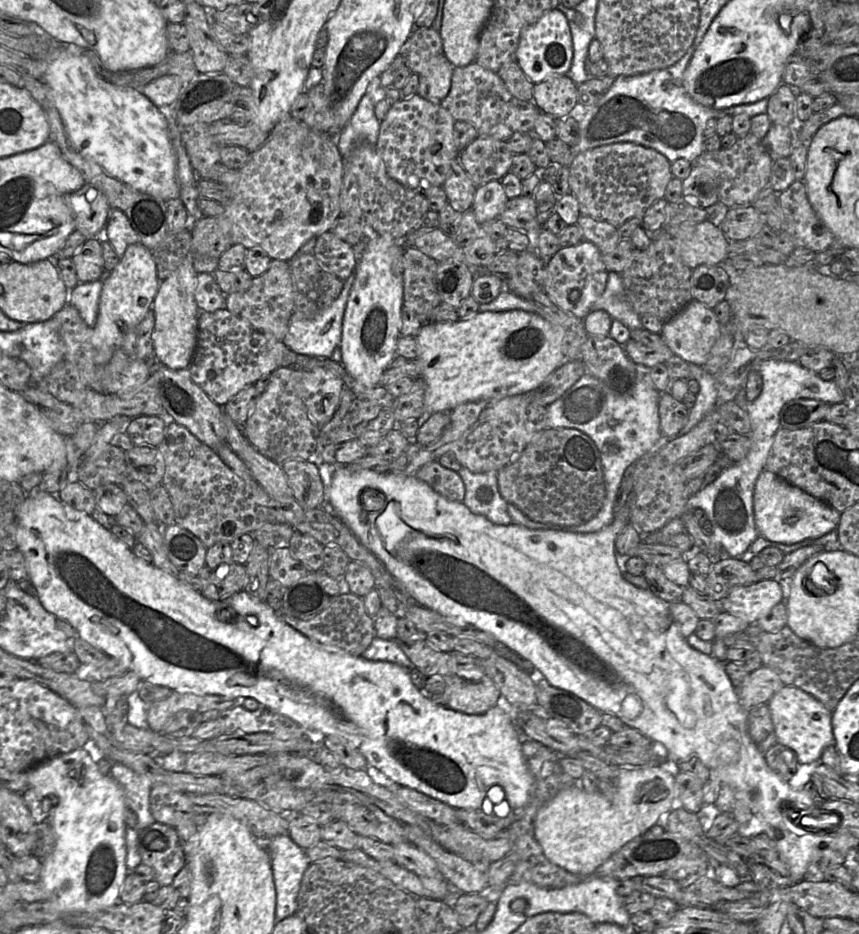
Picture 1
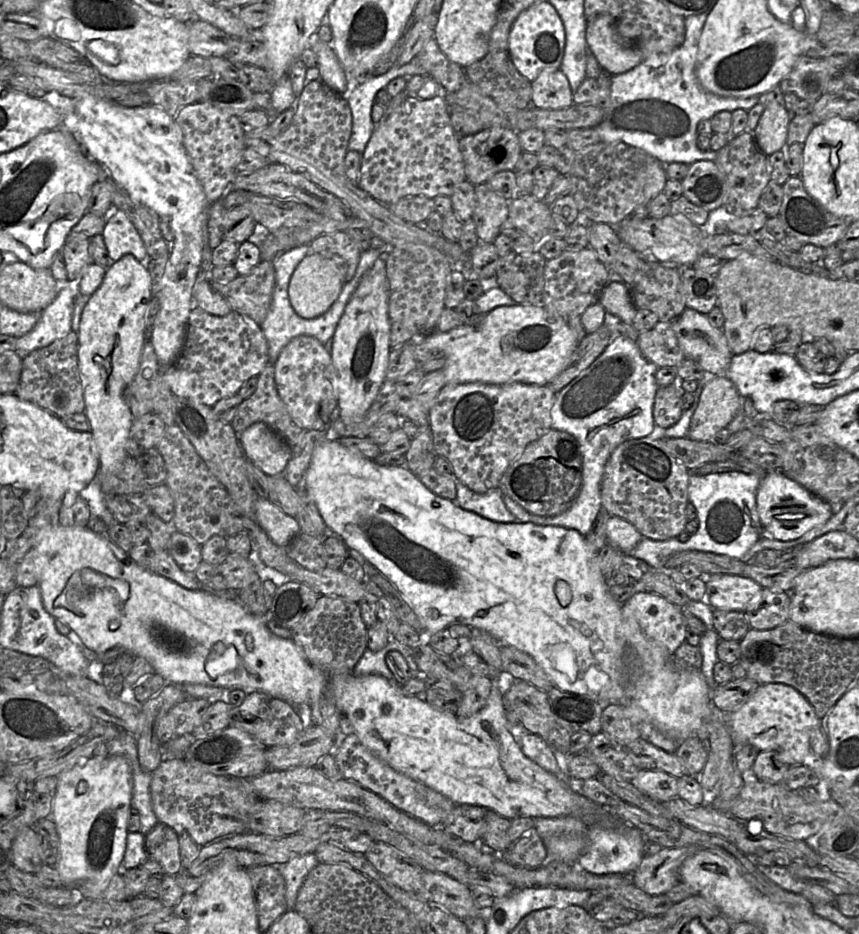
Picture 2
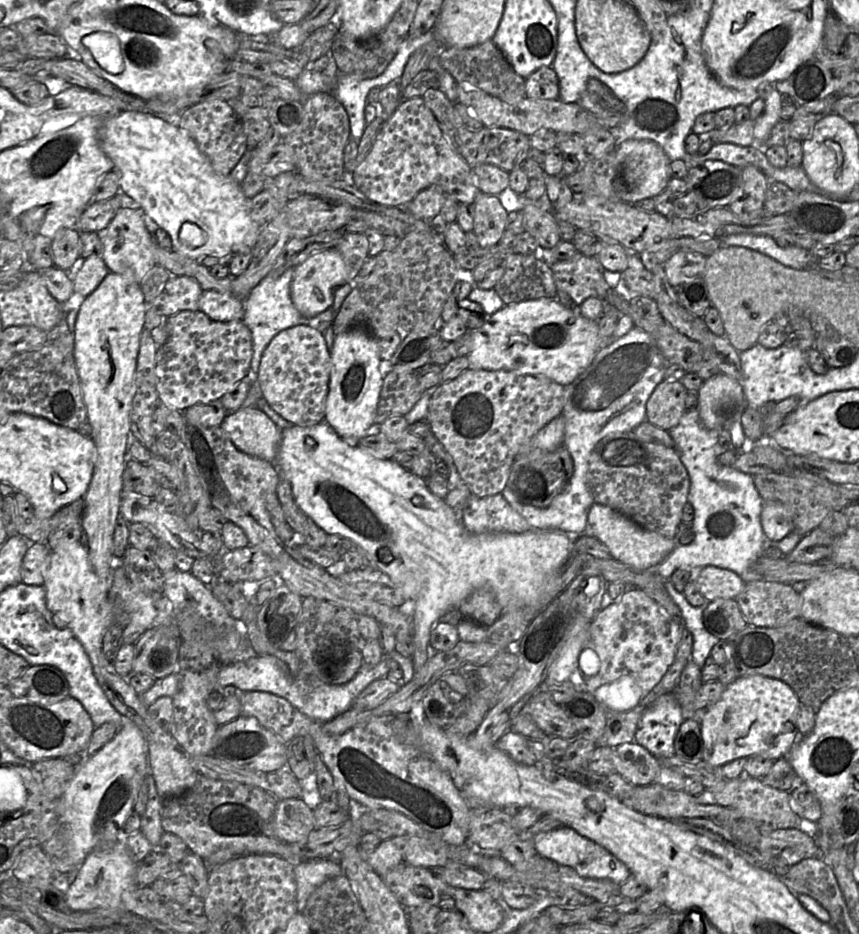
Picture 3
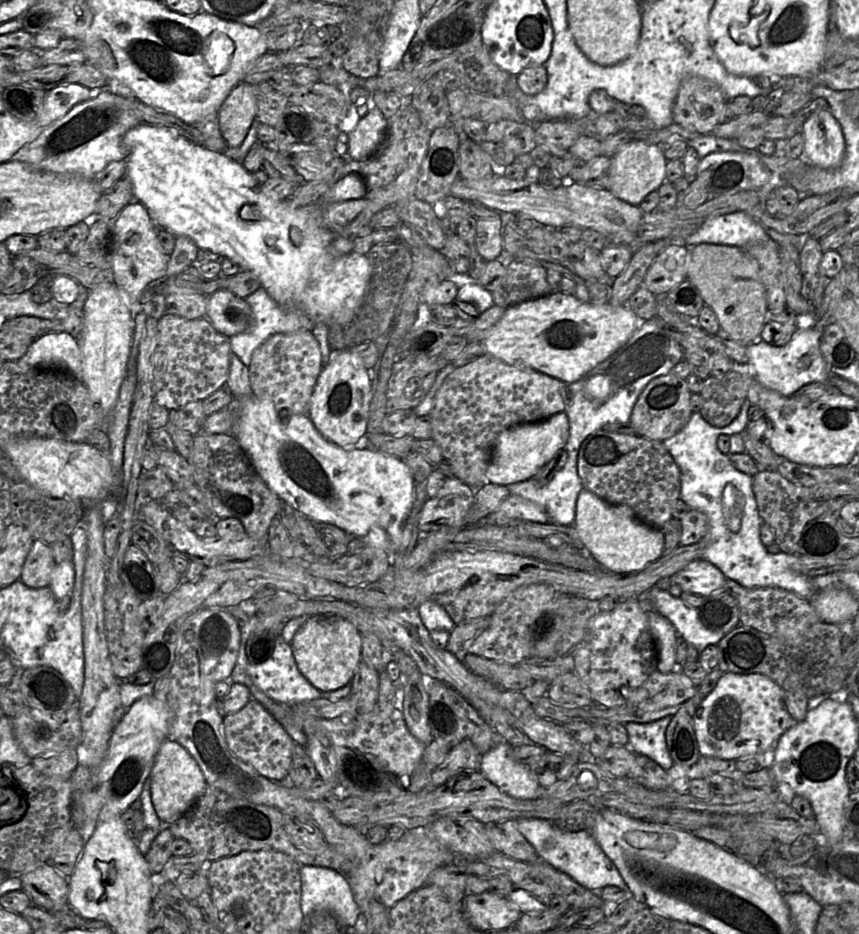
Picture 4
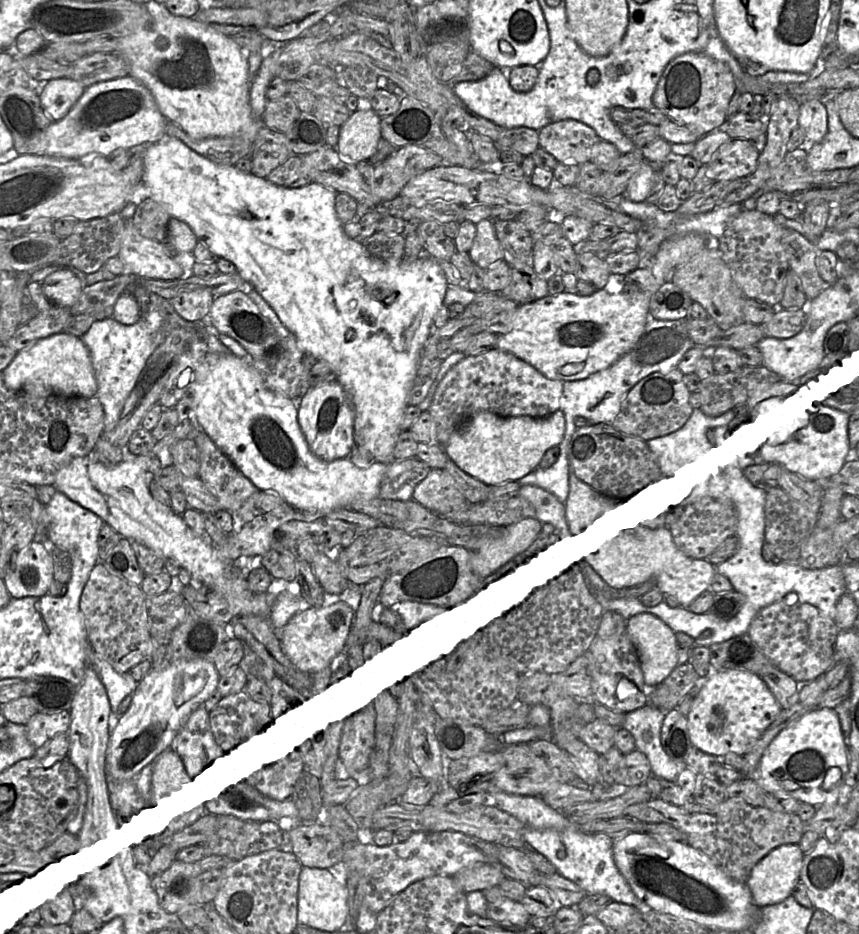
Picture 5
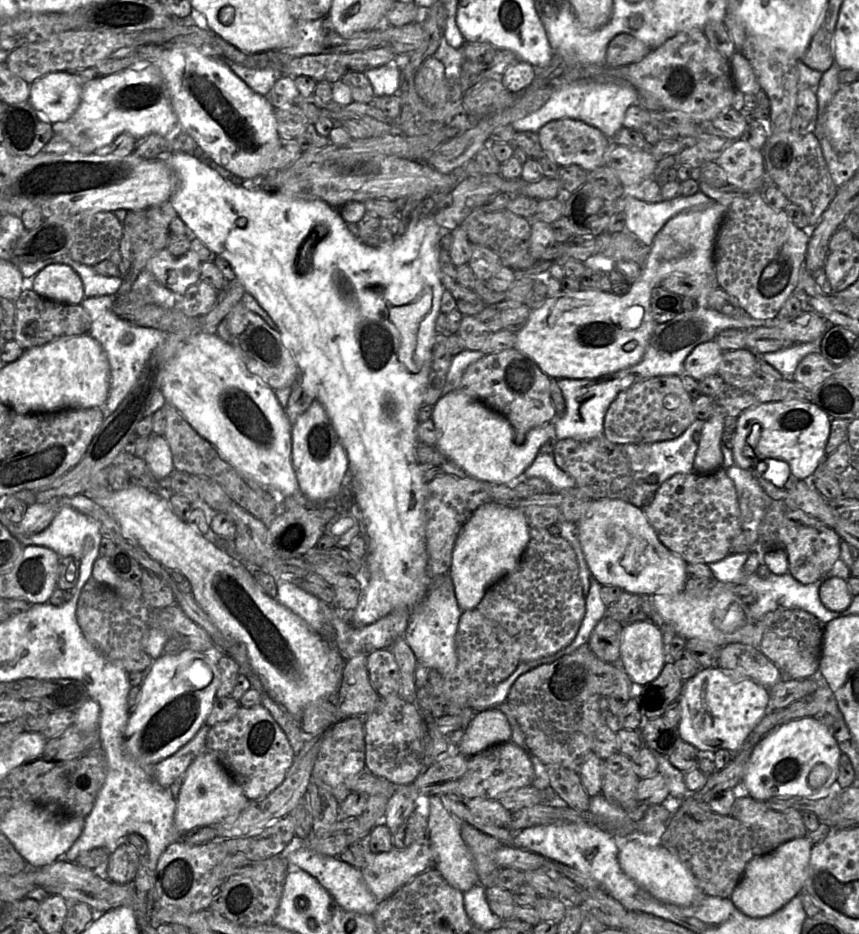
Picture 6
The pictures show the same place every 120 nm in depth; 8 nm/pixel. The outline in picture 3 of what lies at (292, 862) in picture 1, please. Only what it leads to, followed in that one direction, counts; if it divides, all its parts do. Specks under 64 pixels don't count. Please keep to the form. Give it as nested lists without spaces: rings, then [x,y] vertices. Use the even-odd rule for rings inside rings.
[[[311,859],[294,864],[297,884],[296,903],[302,912],[310,895],[325,881],[342,875],[339,861],[335,859]]]

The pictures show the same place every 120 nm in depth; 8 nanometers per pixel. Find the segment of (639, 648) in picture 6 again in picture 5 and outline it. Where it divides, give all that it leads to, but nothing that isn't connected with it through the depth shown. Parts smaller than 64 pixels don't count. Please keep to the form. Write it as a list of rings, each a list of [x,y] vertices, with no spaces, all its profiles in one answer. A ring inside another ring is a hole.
[[[639,613],[625,623],[625,632],[633,642],[648,687],[663,682],[679,664],[675,632],[651,613]]]

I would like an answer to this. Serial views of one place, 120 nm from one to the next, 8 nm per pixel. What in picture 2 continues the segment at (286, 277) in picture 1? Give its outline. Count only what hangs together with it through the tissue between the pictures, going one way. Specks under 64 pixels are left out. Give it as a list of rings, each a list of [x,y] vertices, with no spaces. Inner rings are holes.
[[[260,261],[249,274],[238,275],[228,282],[209,281],[233,311],[249,316],[259,325],[264,321],[275,284],[272,261]]]

